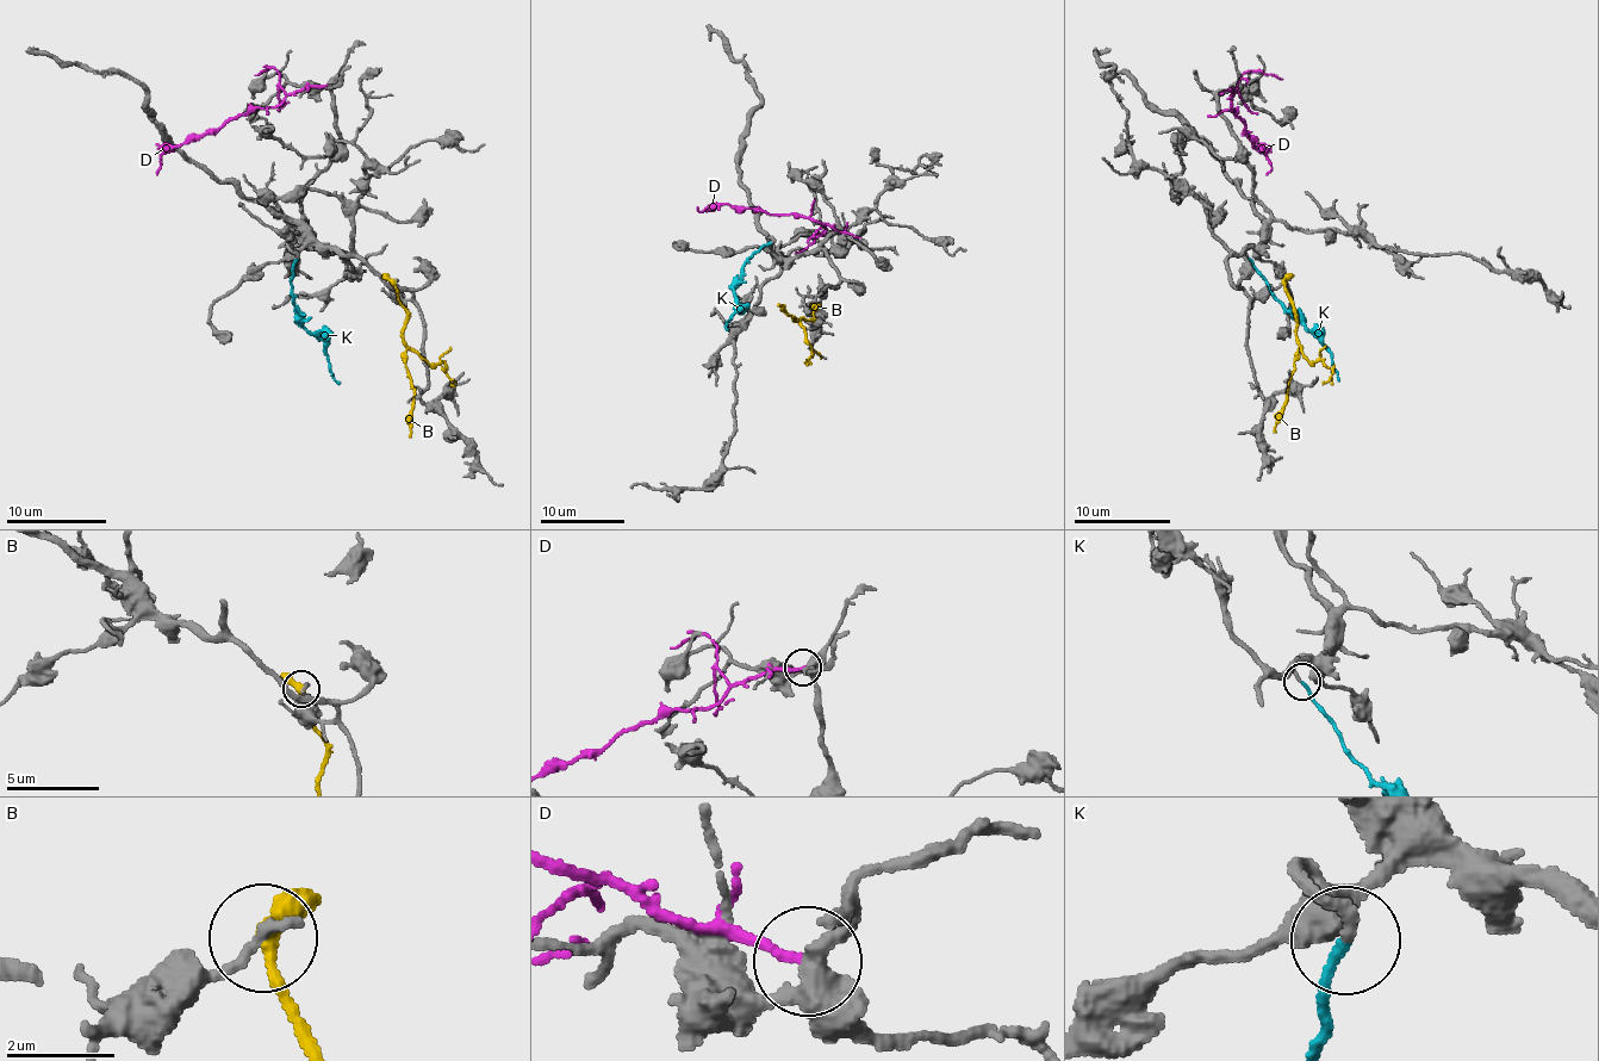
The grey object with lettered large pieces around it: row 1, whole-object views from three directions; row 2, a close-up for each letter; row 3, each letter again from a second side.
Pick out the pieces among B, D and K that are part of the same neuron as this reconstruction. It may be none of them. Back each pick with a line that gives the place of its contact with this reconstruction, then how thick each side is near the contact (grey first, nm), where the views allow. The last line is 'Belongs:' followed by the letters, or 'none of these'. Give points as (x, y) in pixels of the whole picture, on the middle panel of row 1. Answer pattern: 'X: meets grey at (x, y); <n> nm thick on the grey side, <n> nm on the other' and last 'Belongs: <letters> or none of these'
K: meets grey at (770, 243); 200 nm thick on the grey side, 180 nm on the other
Belongs: K

